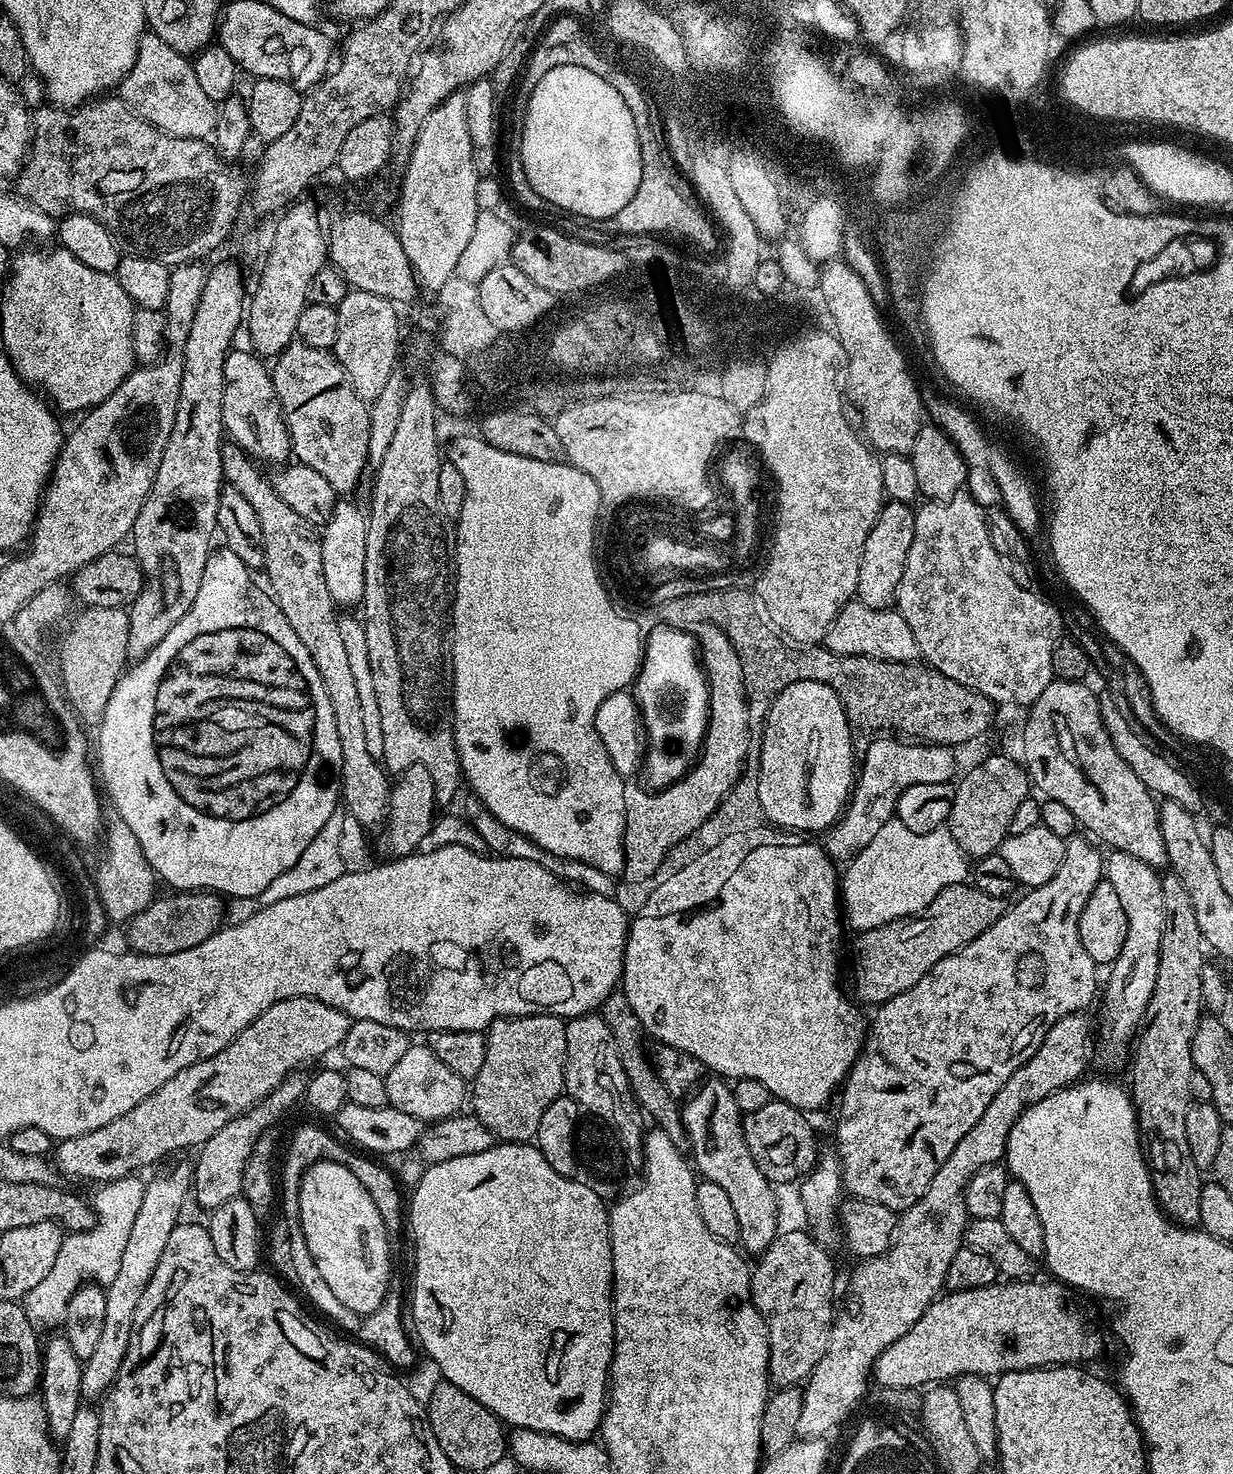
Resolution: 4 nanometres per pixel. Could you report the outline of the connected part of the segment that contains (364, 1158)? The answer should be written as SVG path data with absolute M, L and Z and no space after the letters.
M304 1124L292 1136L292 1141L288 1144L288 1153L284 1156L284 1169L278 1172L278 1200L282 1205L282 1216L300 1216L300 1207L298 1206L298 1198L300 1197L300 1187L302 1186L302 1178L304 1171L317 1159L336 1160L339 1164L347 1164L348 1168L354 1174L354 1178L358 1178L358 1182L362 1182L362 1186L366 1186L366 1190L370 1194L370 1198L374 1198L374 1206L378 1208L388 1208L388 1222L386 1228L398 1228L405 1231L406 1228L406 1204L402 1199L400 1201L400 1188L397 1177L392 1177L380 1163L371 1155L361 1154L359 1151L352 1150L349 1154L342 1145L336 1144L336 1140L324 1128L319 1128L316 1124Z

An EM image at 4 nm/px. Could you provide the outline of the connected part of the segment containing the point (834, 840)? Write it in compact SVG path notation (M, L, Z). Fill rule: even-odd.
M876 740L864 752L858 764L858 775L850 799L834 827L822 840L822 847L833 861L847 862L857 856L882 830L887 820L896 815L896 803L900 792L910 786L922 786L930 782L949 783L957 775L956 756L951 747L943 744L925 744L923 742L901 742L896 740Z

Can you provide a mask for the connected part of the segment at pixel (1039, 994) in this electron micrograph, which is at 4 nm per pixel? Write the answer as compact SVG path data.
M1077 834L1066 843L1066 854L1062 866L1058 866L1058 874L1054 874L1054 878L1050 878L1050 882L1046 882L1037 888L1027 889L1023 894L1024 897L1017 902L1016 905L1005 907L1002 918L998 918L998 922L994 922L994 926L990 926L990 930L986 930L982 934L978 934L978 938L974 938L974 942L970 942L966 946L962 946L954 954L950 954L946 958L942 958L942 962L938 962L938 966L934 966L930 972L921 978L918 982L914 982L914 986L910 986L910 990L906 990L902 994L898 994L894 998L890 998L885 1004L879 1005L875 1009L876 1017L871 1017L870 1027L867 1029L866 1035L862 1041L862 1047L859 1049L858 1055L852 1062L852 1068L842 1085L842 1096L844 1092L844 1101L840 1104L840 1125L836 1128L836 1148L838 1159L840 1162L840 1175L842 1177L843 1187L846 1189L849 1197L858 1200L869 1200L870 1202L878 1202L878 1206L886 1206L894 1213L902 1213L910 1206L914 1206L914 1202L918 1202L918 1198L922 1198L922 1194L926 1194L926 1186L930 1186L930 1181L934 1179L934 1174L938 1174L938 1166L942 1166L942 1162L946 1162L946 1158L950 1158L950 1150L954 1150L954 1146L958 1146L958 1142L962 1142L962 1137L966 1135L966 1130L970 1130L970 1126L974 1126L974 1122L978 1122L978 1118L982 1118L982 1110L986 1110L986 1106L990 1106L990 1098L994 1098L994 1094L998 1094L998 1090L1002 1090L1002 1082L1006 1082L1006 1078L1010 1078L1010 1074L1014 1074L1014 1070L1018 1070L1018 1066L1022 1066L1022 1062L1026 1062L1034 1054L1034 1050L1038 1050L1038 1046L1042 1046L1042 1038L1046 1038L1046 1034L1050 1030L1050 1026L1054 1026L1054 1022L1058 1022L1058 1018L1066 1018L1075 1012L1084 1012L1092 1004L1092 999L1097 999L1098 996L1098 980L1096 984L1096 972L1098 965L1090 958L1090 954L1086 954L1086 946L1082 946L1082 938L1078 934L1078 922L1082 914L1082 906L1086 904L1086 898L1090 898L1090 894L1094 890L1094 886L1098 886L1098 882L1104 876L1105 857L1100 856L1100 852L1095 843L1091 839L1085 838L1083 835Z

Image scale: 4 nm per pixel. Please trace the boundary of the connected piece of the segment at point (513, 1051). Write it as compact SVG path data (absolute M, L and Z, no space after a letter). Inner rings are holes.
M547 1014L506 1016L488 1025L486 1029L486 1058L482 1061L482 1070L478 1070L478 1074L470 1082L470 1112L471 1115L477 1116L495 1134L497 1141L514 1144L535 1141L538 1122L542 1122L542 1114L546 1114L546 1106L550 1106L550 1102L557 1100L564 1092L564 1055L566 1054L566 1030L564 1025L565 1021L561 1017Z

